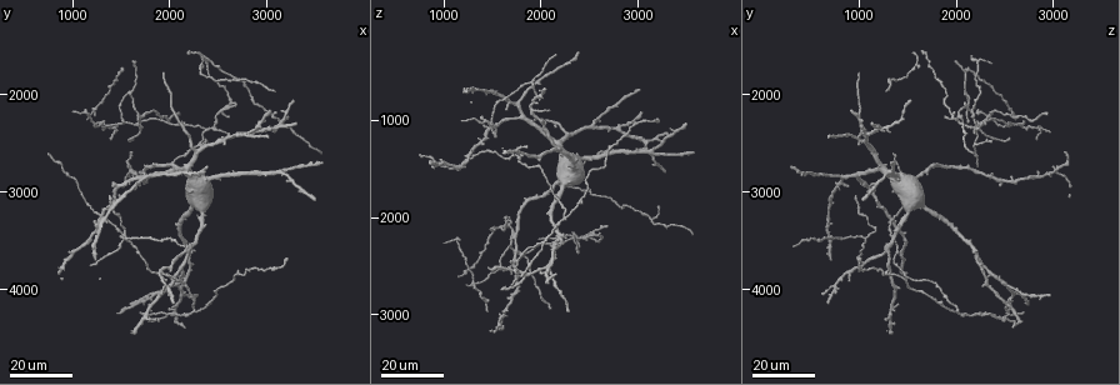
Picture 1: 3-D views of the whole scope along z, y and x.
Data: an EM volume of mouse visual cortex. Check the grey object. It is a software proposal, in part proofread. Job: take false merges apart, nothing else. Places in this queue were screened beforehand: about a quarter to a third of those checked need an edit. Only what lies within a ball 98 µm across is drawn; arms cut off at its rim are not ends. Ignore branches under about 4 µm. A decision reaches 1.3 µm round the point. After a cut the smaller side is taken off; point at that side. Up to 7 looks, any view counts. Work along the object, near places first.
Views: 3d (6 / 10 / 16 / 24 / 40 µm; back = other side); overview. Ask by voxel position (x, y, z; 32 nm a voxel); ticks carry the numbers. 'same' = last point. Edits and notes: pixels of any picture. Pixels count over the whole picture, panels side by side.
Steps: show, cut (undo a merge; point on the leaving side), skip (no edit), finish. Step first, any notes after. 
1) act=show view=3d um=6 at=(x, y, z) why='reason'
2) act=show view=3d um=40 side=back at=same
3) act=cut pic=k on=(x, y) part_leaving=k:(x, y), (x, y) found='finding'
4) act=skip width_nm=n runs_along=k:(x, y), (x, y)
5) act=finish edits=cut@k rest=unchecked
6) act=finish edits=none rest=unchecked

act=show view=3d um=24 at=(2240, 4220, 2040) why='branch point'

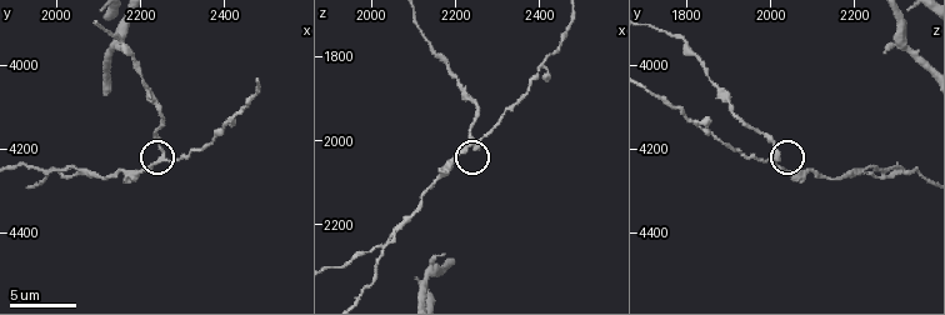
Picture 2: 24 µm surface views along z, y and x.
act=show view=3d um=10 at=(2245, 4230, 2010) why='zoom in'

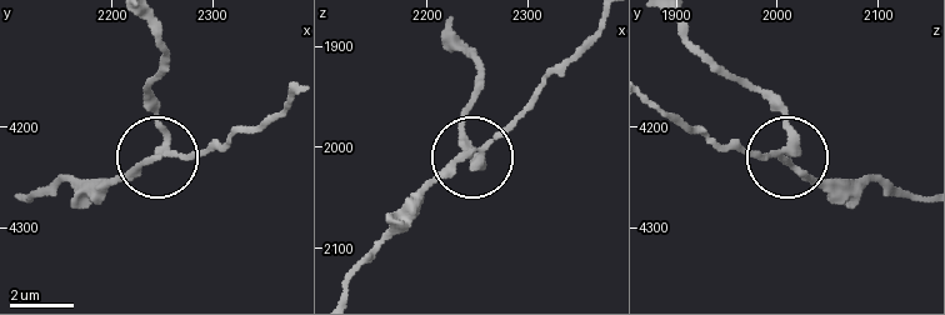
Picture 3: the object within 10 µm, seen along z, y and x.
act=cut pic=3 on=(131, 175) width_nm=220 found='a second neuron is stuck on'

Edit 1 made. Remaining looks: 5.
act=show view=overview why='redraw'

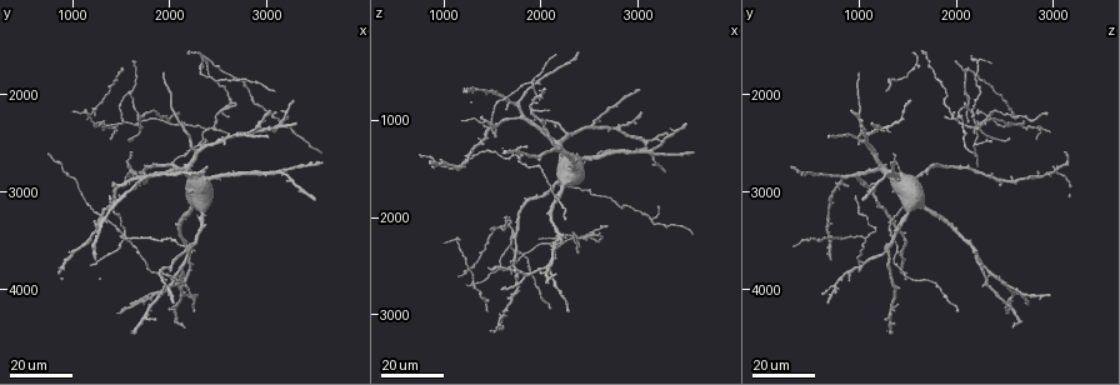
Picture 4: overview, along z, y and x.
act=show view=3d um=16 at=(3120, 2300, 2040) why='three arms meet'

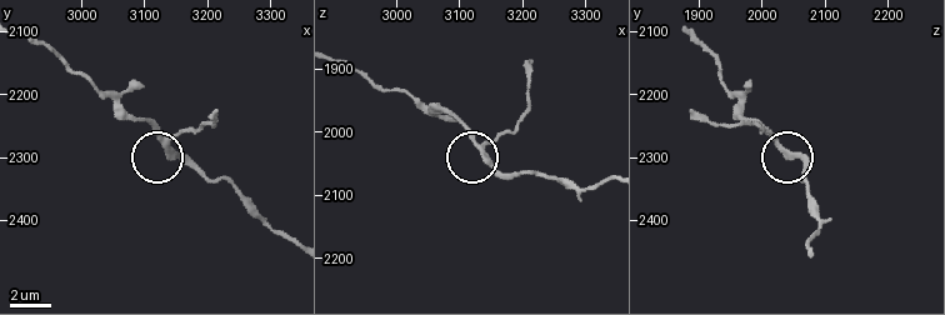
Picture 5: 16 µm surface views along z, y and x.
act=show view=3d um=10 at=(3135, 2275, 2030)

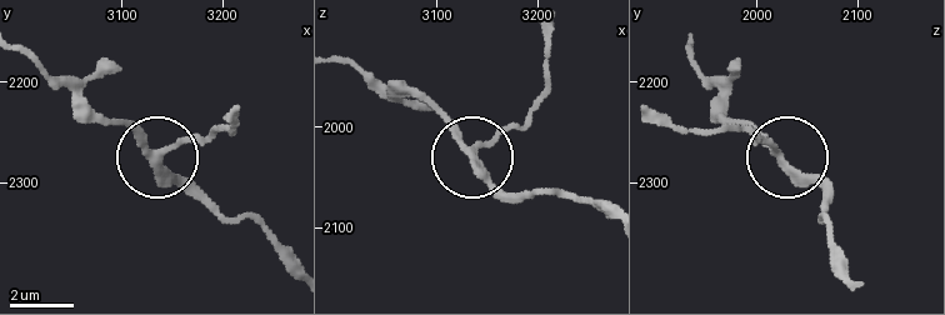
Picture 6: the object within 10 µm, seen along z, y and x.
act=show view=3d um=10 side=back at=(3136, 2280, 2026)

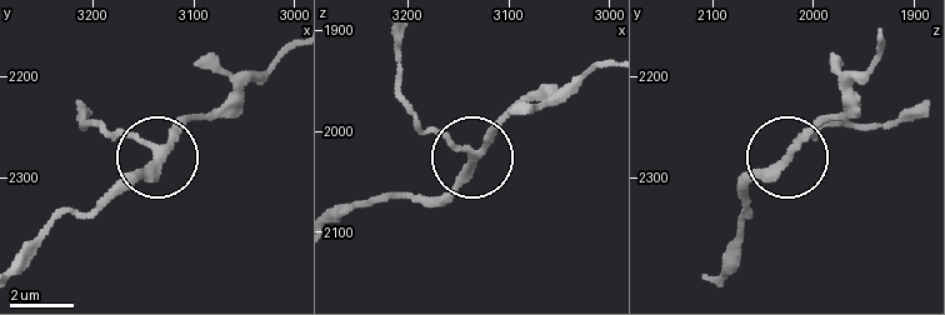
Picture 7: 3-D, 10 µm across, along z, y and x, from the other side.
act=skip side_arm_um=6 runs_along=7:(603, 63), (530, 95), (474, 156), (420, 121) found='one neuron here'

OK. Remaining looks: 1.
act=finish edits=cut@3 rest=unchecked

